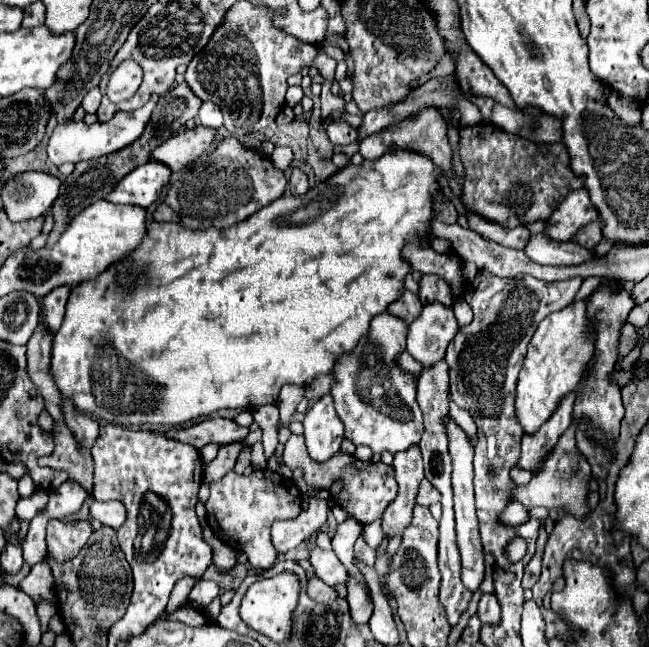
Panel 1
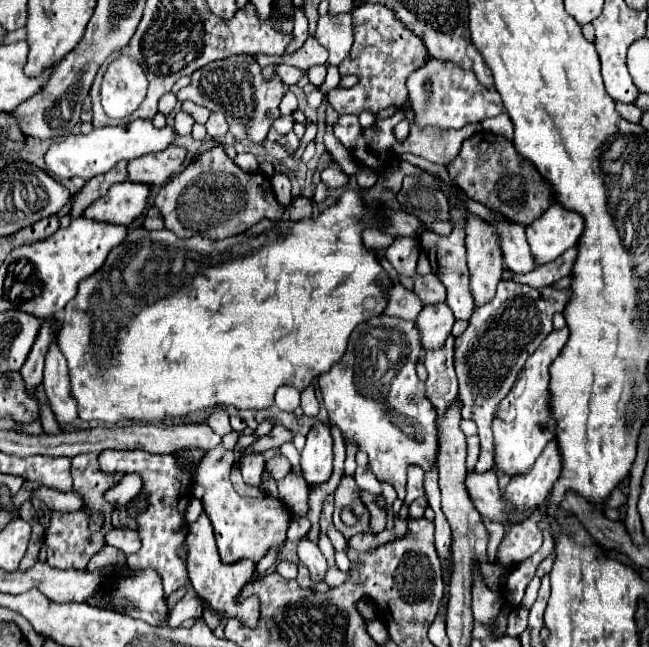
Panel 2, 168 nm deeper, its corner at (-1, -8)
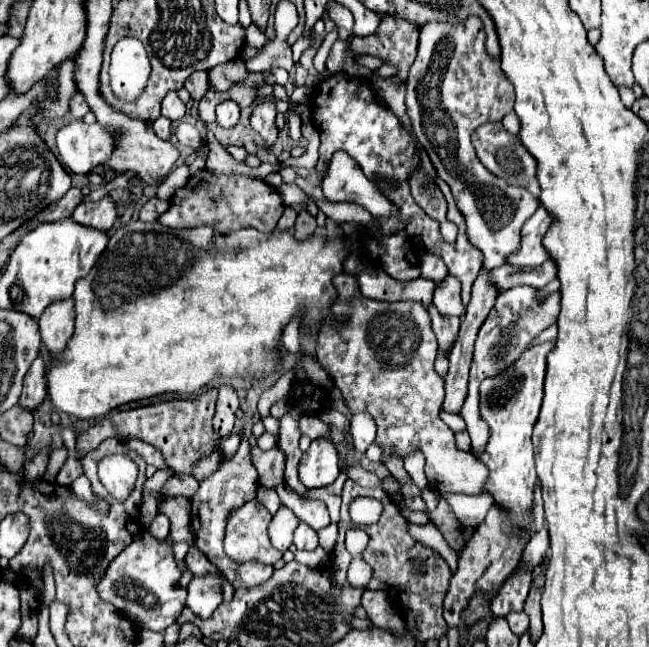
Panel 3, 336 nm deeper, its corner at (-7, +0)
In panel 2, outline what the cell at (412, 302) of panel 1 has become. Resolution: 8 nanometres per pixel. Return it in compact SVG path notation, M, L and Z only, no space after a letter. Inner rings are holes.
M394 284L388 294L388 306L384 314L396 316L402 320L416 320L416 316L422 312L424 304L418 300L418 296L410 290L406 290L402 284Z

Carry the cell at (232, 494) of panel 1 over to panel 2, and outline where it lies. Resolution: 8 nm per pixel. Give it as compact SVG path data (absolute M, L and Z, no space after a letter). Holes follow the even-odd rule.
M222 446L208 450L206 456L198 462L196 482L200 482L206 488L202 506L214 526L216 544L218 544L222 562L236 562L242 558L250 558L250 560L258 562L270 546L282 544L286 540L292 512L284 500L272 498L266 492L262 492L256 498L240 496L230 482L230 470L232 470L232 466L230 466L230 458L228 458L228 450L224 450Z

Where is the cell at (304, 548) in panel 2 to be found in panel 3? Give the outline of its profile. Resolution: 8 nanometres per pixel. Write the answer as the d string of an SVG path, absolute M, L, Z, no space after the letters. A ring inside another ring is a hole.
M300 522L298 528L294 530L293 543L298 550L314 550L318 546L318 536L316 530L312 530L308 524Z

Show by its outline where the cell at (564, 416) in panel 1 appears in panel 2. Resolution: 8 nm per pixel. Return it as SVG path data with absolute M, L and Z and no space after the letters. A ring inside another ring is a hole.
M550 440L530 468L530 474L522 474L522 478L510 480L504 490L506 502L520 514L524 510L536 510L550 494L560 470L562 458L558 458L558 442Z

